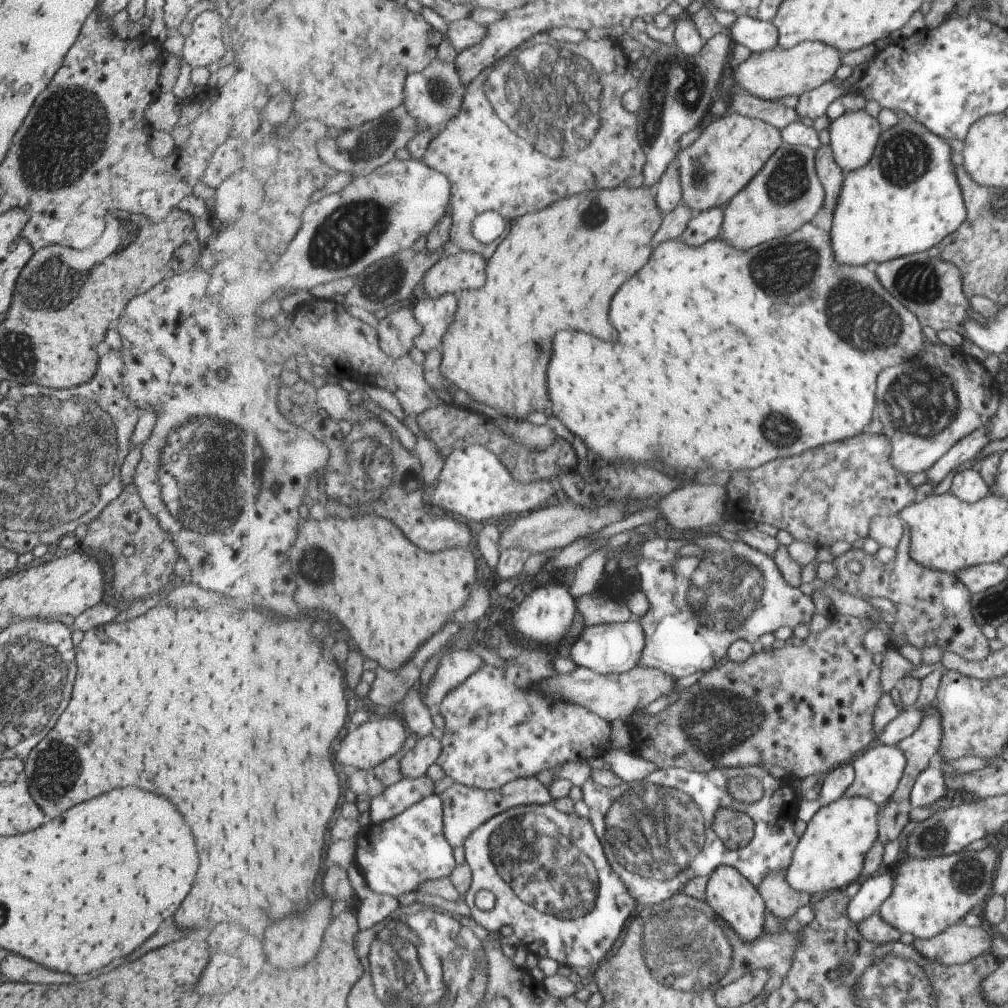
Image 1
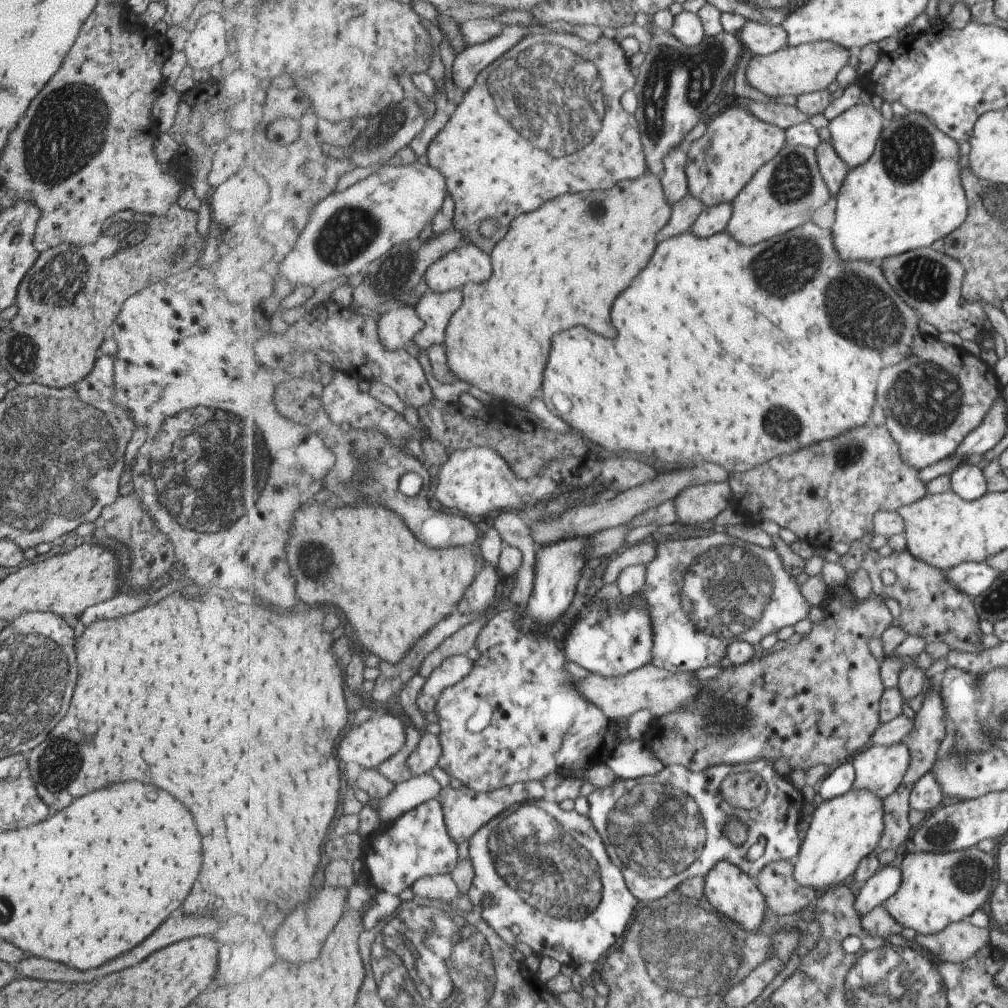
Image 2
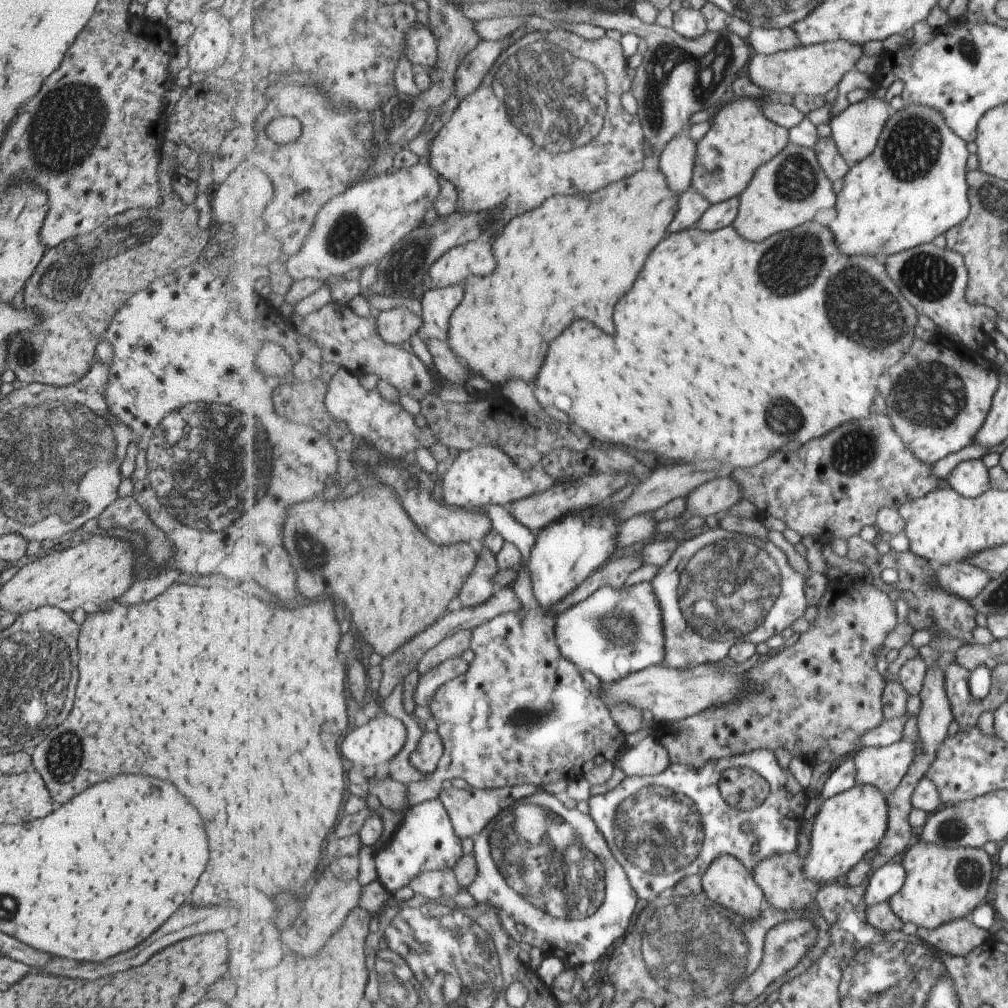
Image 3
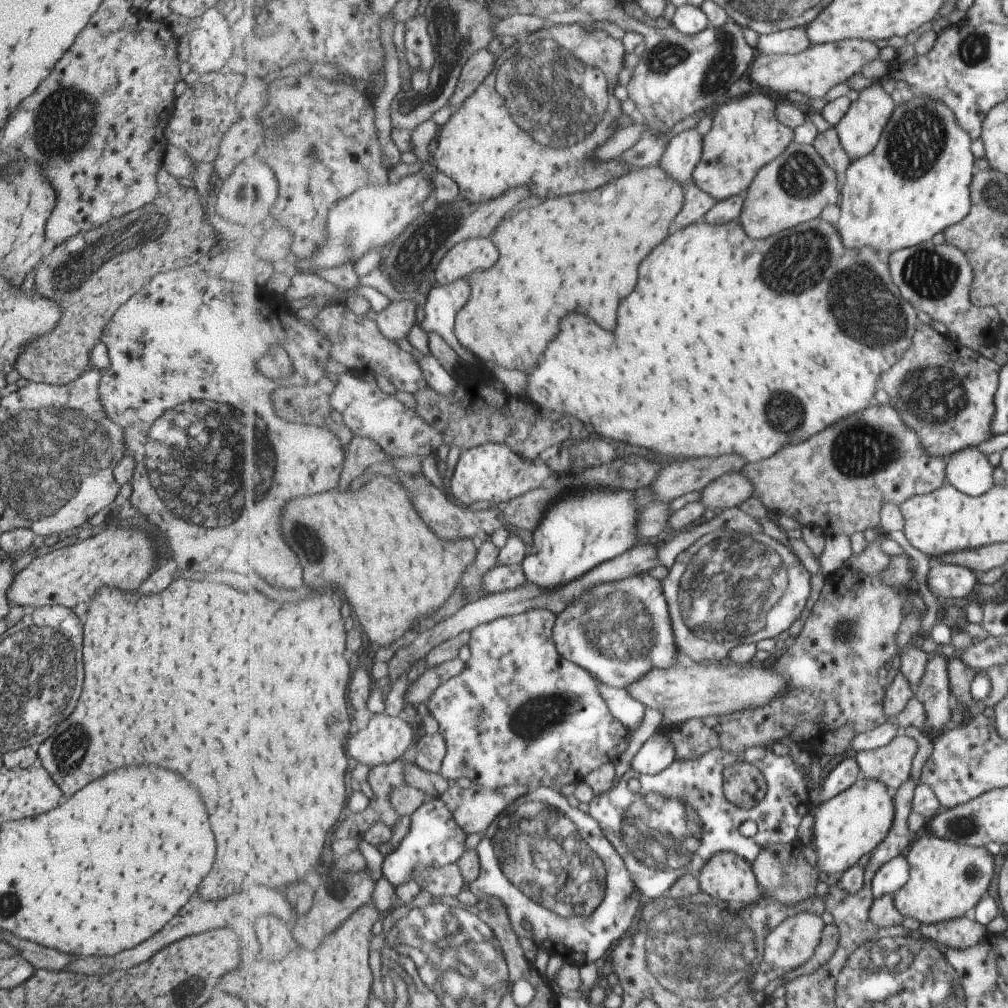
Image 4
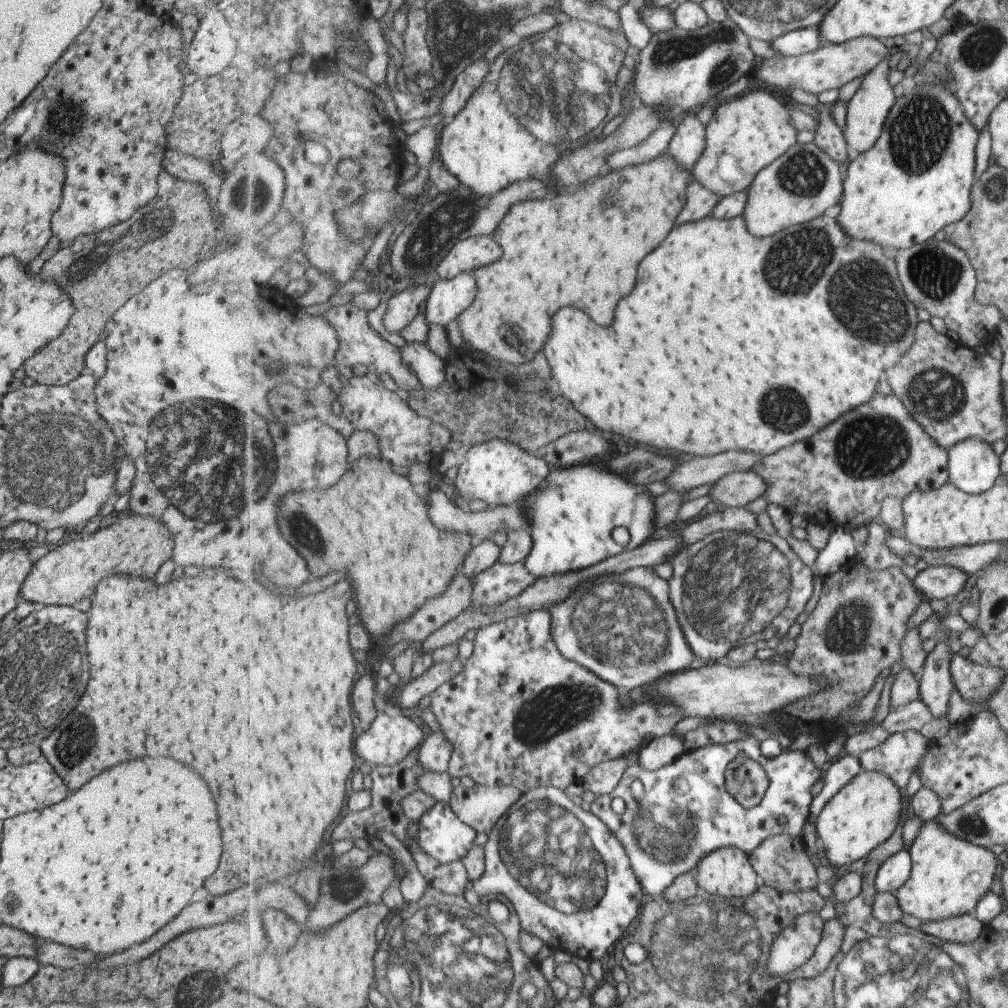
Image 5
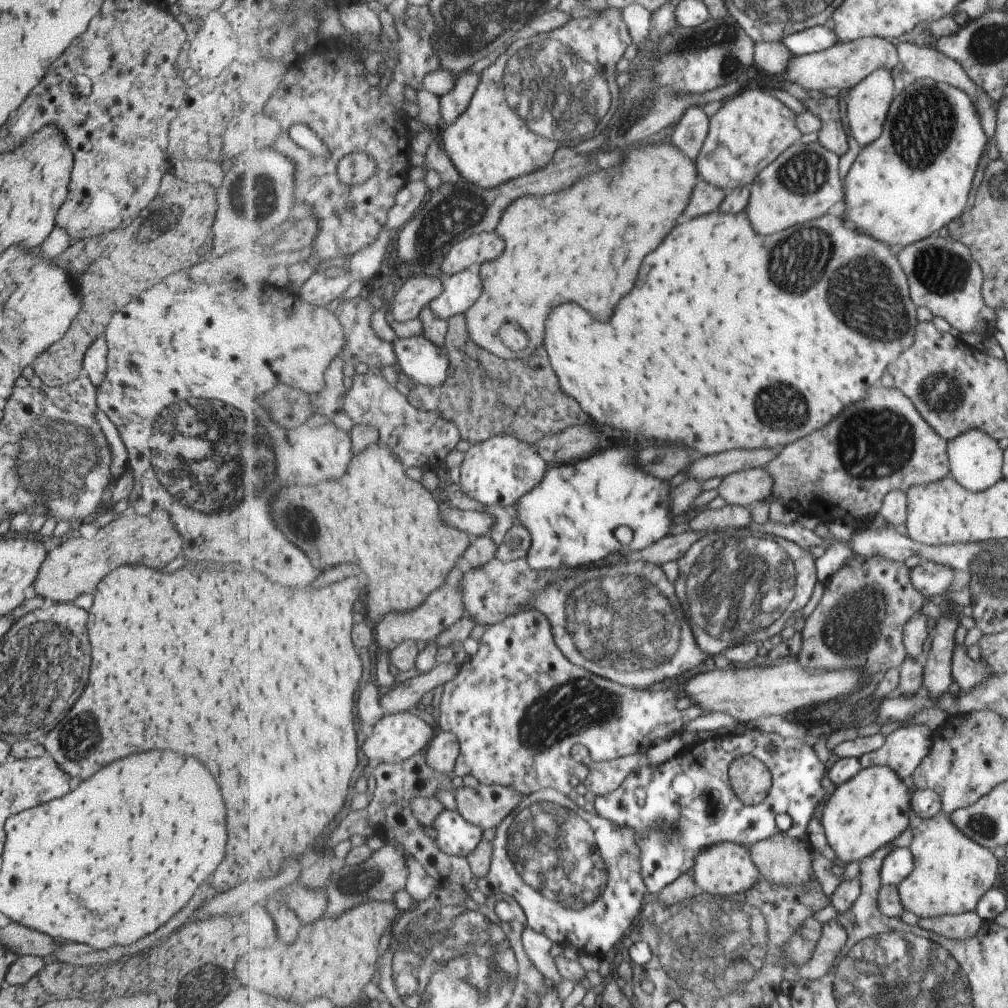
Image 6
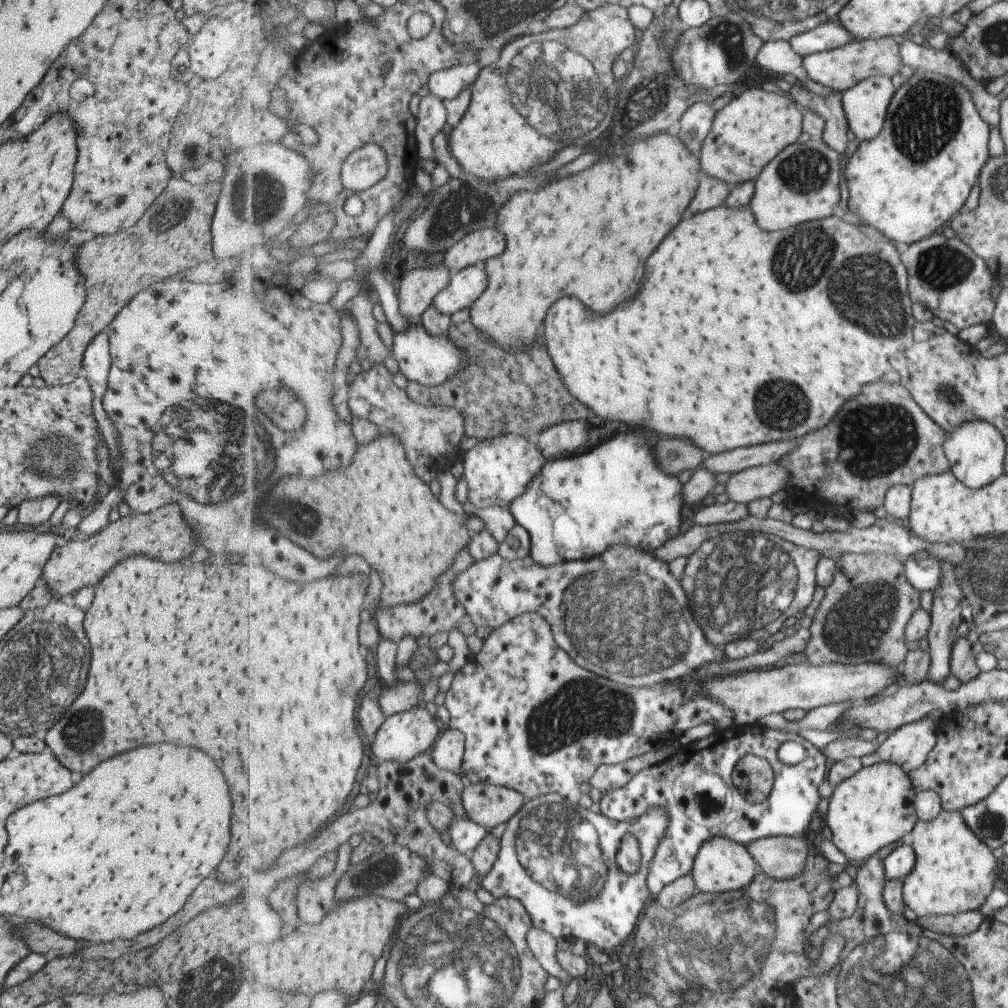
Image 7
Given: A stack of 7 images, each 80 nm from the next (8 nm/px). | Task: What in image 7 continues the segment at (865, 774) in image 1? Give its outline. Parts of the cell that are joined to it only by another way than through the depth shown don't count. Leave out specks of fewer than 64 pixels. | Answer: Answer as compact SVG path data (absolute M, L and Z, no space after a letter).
M930 717L906 724L891 732L871 754L862 758L865 767L884 762L900 764L907 772L925 762L928 752L936 746L936 723Z

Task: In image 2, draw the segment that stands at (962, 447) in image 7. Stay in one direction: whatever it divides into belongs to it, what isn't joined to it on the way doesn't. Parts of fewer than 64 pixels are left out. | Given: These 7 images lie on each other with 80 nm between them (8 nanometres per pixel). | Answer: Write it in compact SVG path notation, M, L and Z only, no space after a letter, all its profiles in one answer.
M961 464L950 472L950 490L963 500L972 501L987 491L983 470L973 464Z

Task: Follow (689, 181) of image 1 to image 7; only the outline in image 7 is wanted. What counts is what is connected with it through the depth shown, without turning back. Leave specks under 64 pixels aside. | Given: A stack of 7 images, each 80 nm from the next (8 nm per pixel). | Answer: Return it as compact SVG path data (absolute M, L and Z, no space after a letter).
M749 88L718 110L712 131L705 139L701 151L700 163L703 172L709 176L724 180L731 186L756 181L764 168L780 155L787 147L806 137L804 132L804 112L793 93L767 92L763 88Z

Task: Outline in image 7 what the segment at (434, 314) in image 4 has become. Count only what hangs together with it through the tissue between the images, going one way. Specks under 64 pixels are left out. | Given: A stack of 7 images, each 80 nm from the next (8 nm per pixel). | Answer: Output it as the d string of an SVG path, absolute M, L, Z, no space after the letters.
M479 264L454 272L447 288L436 296L434 305L443 313L453 316L469 308L484 294L489 284L489 274Z

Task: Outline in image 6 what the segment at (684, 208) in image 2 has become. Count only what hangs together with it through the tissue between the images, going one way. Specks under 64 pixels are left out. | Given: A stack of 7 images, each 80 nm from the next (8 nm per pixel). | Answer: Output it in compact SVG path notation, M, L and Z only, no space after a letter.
M700 177L689 206L681 216L681 222L719 211L727 195L727 191Z

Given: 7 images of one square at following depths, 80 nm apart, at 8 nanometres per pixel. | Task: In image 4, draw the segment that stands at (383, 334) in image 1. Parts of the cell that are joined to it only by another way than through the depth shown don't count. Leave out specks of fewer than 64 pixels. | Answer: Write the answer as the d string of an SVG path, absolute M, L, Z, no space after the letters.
M394 300L383 312L378 313L377 324L381 332L392 341L404 339L415 326L415 308L415 302Z

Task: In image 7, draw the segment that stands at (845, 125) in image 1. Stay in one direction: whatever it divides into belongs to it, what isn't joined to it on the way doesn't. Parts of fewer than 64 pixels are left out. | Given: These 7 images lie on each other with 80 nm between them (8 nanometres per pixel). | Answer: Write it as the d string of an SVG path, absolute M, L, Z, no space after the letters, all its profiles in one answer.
M871 77L845 92L844 109L850 128L860 142L880 133L895 93L889 77Z

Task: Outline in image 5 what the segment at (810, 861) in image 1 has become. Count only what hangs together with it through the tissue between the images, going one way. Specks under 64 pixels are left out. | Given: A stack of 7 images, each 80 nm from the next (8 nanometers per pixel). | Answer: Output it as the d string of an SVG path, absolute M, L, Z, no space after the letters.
M865 771L844 786L823 809L816 822L824 862L832 867L849 866L867 857L891 839L905 820L905 793L887 773Z

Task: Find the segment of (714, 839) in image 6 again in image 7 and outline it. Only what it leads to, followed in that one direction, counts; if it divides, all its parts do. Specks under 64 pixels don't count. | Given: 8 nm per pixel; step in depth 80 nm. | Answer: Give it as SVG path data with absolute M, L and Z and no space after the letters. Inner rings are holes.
M758 722L751 725L739 726L733 724L728 729L718 729L710 737L699 739L692 743L693 746L680 747L675 754L667 758L667 762L662 762L646 768L634 776L629 784L618 789L607 791L603 794L600 808L603 814L609 818L618 821L628 821L630 818L639 818L646 812L649 812L651 801L649 800L649 788L657 782L669 782L671 786L671 798L667 796L667 792L659 792L659 796L665 796L667 802L656 804L663 807L670 816L671 827L668 828L668 835L665 835L664 843L660 844L660 850L656 852L655 858L650 866L649 888L652 894L659 895L664 888L675 882L677 879L684 877L692 872L696 864L697 855L700 848L709 839L716 836L727 837L731 840L740 842L745 846L749 846L753 841L772 836L789 835L794 837L805 836L808 828L812 826L812 820L816 816L817 806L819 806L819 786L825 782L827 777L827 760L826 756L817 749L809 740L805 740L801 734L790 731L784 732L778 729L769 729ZM796 740L801 742L807 748L805 760L793 766L787 766L779 758L779 748L789 742ZM748 754L756 754L770 760L773 765L776 782L774 789L767 800L762 803L750 803L745 797L741 797L738 787L734 784L734 770L737 763Z

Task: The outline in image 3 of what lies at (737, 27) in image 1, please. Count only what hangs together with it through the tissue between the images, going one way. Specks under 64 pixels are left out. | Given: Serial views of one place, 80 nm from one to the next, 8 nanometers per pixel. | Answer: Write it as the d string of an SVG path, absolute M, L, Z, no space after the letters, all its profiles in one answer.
M793 26L782 29L753 28L746 40L751 44L754 54L766 55L793 50L802 44Z

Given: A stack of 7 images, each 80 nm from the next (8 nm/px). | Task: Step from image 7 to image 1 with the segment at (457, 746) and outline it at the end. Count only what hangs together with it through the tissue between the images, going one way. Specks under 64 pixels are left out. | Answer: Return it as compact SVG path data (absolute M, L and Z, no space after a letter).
M435 736L420 737L418 743L403 757L402 771L406 777L417 778L437 763L442 753L442 742Z

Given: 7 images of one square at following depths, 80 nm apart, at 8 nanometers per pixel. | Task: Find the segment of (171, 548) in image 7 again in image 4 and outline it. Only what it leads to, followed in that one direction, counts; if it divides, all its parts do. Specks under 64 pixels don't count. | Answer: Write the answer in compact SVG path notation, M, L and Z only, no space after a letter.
M108 525L85 540L36 556L15 575L6 592L6 599L27 611L51 605L72 609L76 604L87 604L94 592L105 585L135 590L159 567L155 549L153 537L147 531L137 527L116 528L115 525Z

